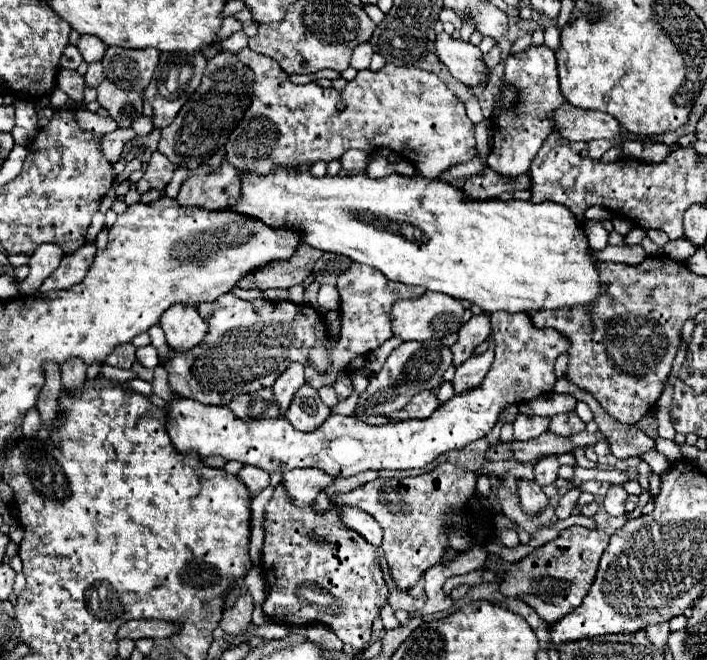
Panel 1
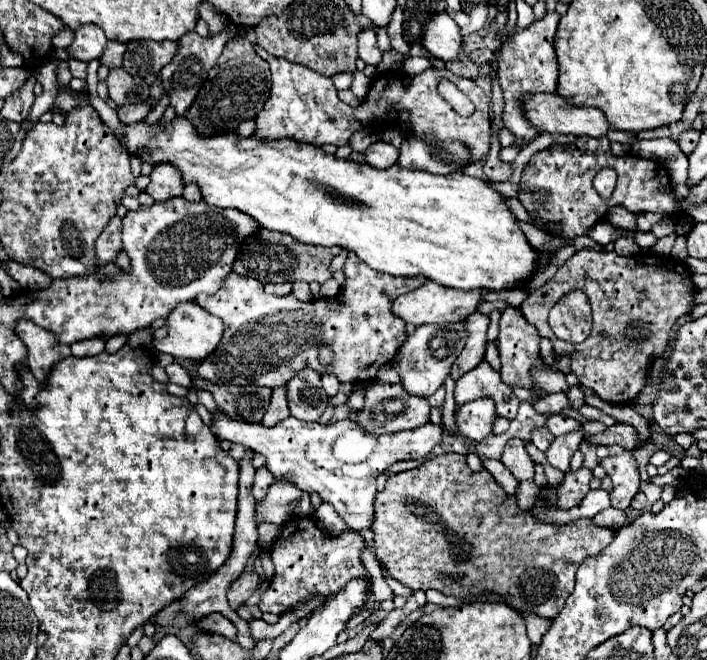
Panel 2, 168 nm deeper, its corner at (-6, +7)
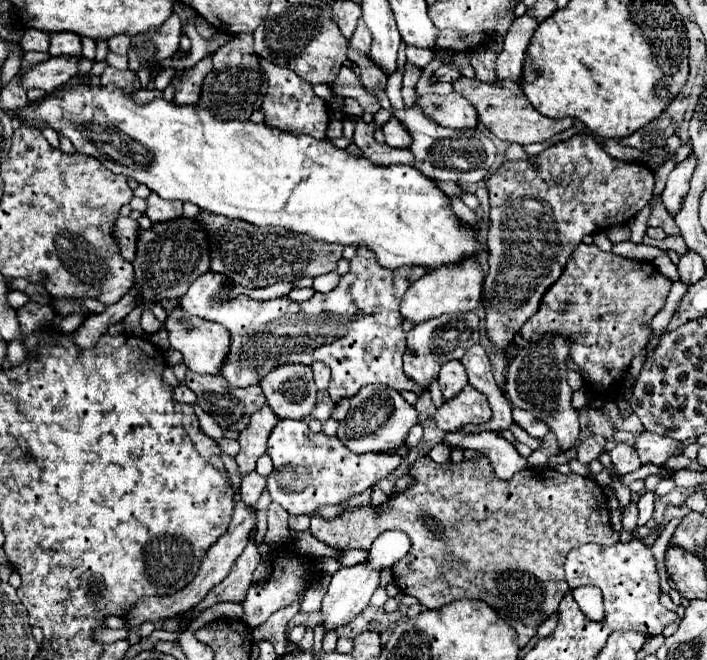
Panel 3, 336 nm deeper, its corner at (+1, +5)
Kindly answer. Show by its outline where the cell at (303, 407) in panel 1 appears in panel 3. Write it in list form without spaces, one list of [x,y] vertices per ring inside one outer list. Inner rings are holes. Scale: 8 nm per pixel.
[[[283,364],[261,380],[261,388],[267,404],[279,418],[303,420],[315,408],[317,388],[311,366]]]

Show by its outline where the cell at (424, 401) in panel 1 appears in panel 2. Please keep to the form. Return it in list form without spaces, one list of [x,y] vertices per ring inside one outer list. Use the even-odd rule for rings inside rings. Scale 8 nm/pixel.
[[[372,382],[366,388],[364,408],[356,416],[356,424],[366,430],[368,434],[386,434],[386,432],[400,432],[400,430],[414,430],[418,426],[428,424],[430,404],[426,398],[408,394],[400,384],[388,382]]]

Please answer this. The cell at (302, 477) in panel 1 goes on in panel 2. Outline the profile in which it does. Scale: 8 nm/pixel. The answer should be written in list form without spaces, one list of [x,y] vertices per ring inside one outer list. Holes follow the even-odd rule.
[[[274,482],[264,500],[256,504],[256,522],[286,524],[294,516],[294,508],[304,492],[296,490],[290,482]]]

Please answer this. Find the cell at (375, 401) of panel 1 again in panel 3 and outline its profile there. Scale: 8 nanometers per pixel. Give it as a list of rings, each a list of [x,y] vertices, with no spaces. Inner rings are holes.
[[[465,312],[461,316],[451,316],[443,314],[439,318],[415,324],[411,332],[407,334],[407,350],[403,356],[403,370],[413,380],[419,384],[423,390],[431,386],[433,380],[437,380],[439,368],[453,360],[453,358],[463,358],[463,354],[479,342],[479,318],[475,312]]]

